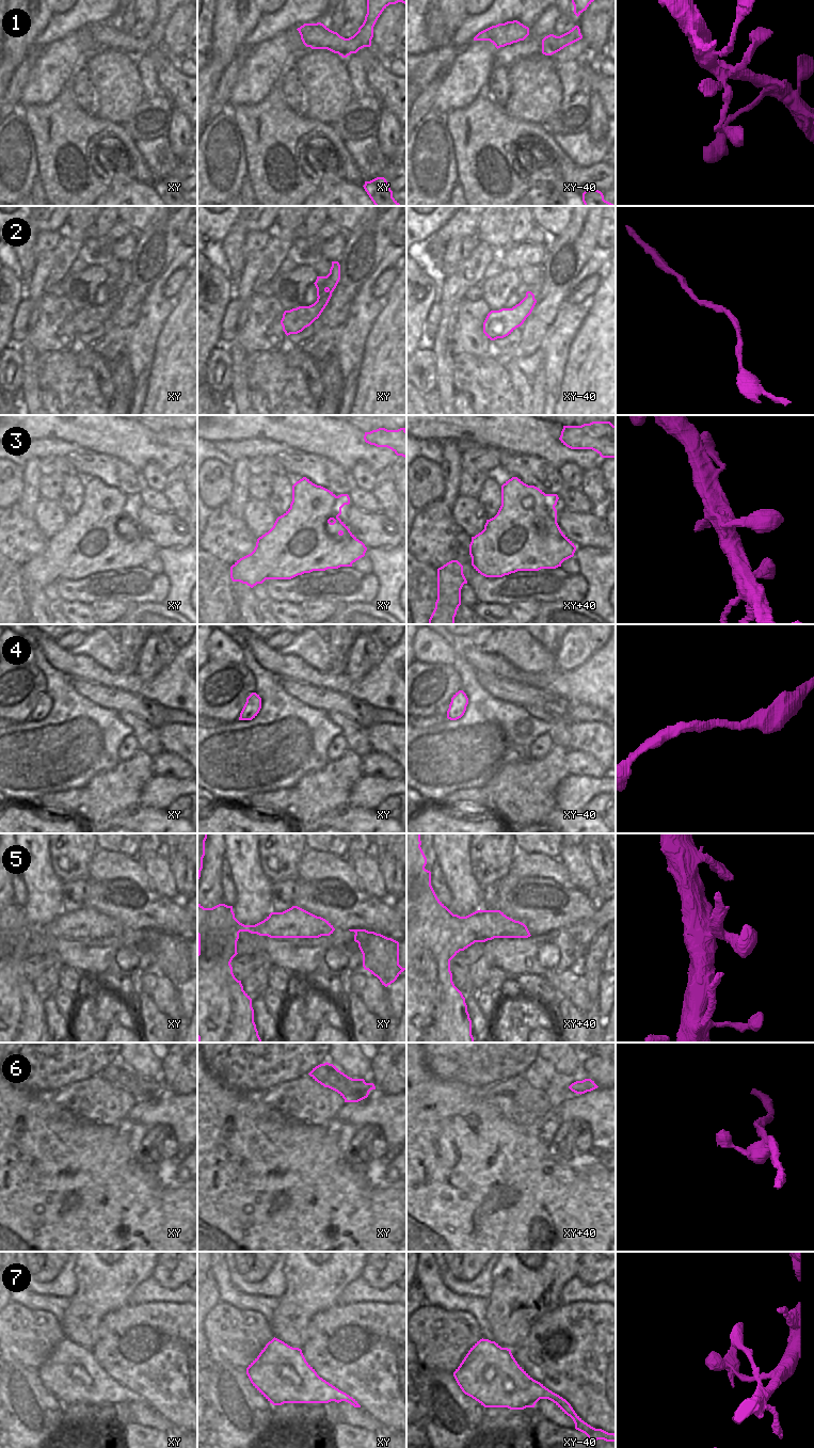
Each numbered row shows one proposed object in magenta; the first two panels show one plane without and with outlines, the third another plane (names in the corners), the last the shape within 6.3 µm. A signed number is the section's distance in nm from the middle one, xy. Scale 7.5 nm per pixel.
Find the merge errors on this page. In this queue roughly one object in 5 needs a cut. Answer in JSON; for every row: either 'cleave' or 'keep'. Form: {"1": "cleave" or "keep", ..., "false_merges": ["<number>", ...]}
{"1": "keep", "2": "keep", "3": "keep", "4": "keep", "5": "keep", "6": "keep", "7": "keep", "false_merges": []}

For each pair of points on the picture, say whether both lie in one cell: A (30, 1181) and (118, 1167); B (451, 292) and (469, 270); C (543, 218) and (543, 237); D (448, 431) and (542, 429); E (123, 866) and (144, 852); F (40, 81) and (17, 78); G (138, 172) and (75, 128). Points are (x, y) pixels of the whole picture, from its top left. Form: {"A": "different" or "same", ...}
{"A": "same", "B": "same", "C": "different", "D": "same", "E": "different", "F": "different", "G": "same"}

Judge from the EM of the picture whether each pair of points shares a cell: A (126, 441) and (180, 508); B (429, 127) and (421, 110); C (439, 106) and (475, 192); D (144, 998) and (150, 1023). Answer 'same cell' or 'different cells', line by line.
A: different cells
B: different cells
C: different cells
D: same cell

